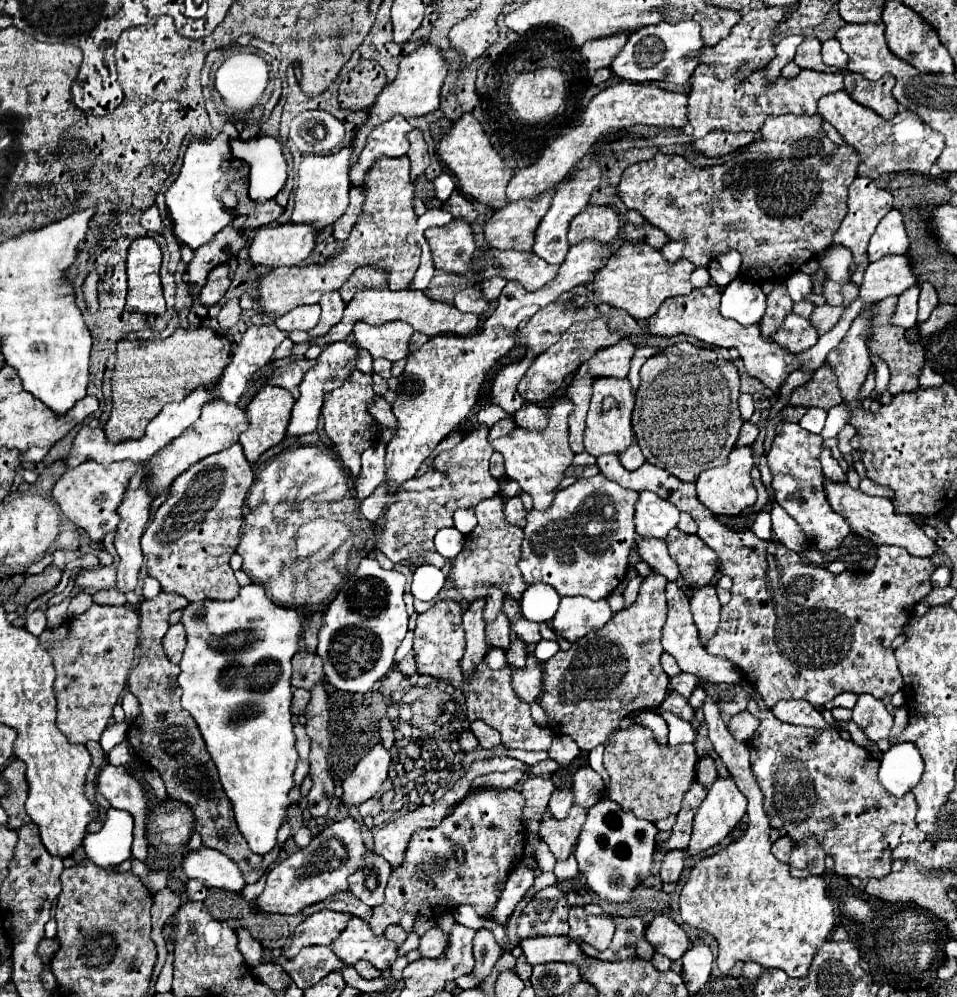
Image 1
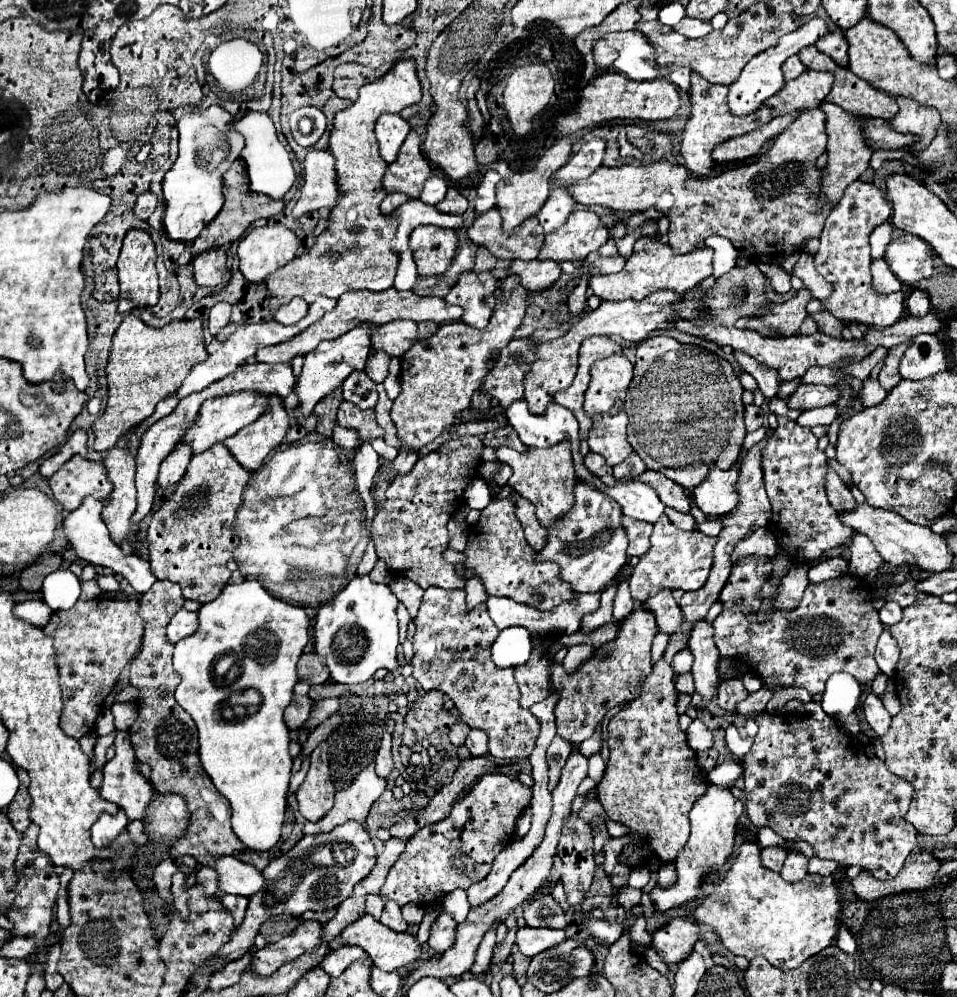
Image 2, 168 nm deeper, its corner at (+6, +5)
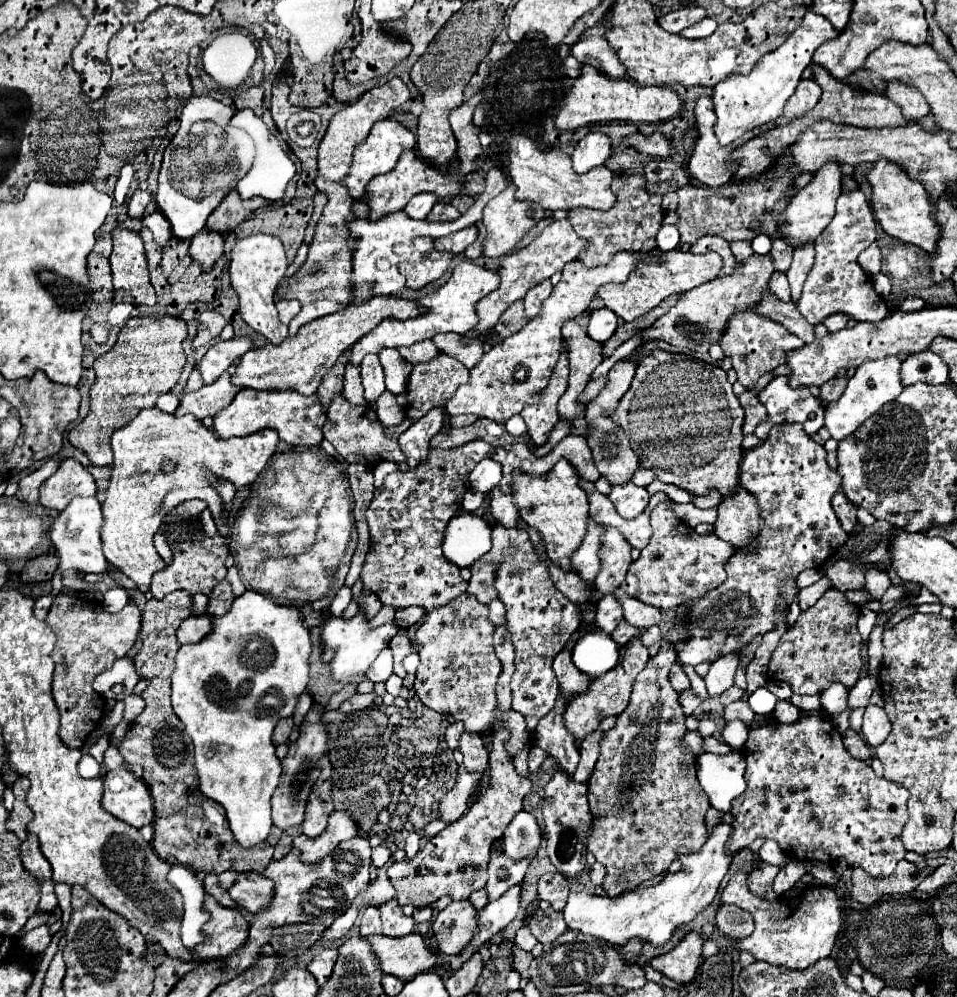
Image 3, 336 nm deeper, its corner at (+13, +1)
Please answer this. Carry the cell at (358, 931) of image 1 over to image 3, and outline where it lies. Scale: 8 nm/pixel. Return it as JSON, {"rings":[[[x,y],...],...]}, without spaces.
{"rings":[[[419,933],[397,939],[387,935],[375,935],[365,939],[381,961],[383,973],[395,975],[401,981],[409,981],[435,965],[435,953],[427,949],[427,943]]]}

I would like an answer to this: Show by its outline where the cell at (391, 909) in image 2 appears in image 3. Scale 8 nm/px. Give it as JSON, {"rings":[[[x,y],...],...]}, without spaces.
{"rings":[[[395,899],[387,901],[381,909],[381,921],[383,921],[383,933],[389,937],[405,937],[415,931],[413,917],[405,917],[399,903]]]}

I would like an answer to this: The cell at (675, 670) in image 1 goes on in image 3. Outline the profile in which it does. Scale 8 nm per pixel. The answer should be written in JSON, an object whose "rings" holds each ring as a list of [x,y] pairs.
{"rings":[[[649,627],[649,629],[645,629],[643,631],[643,635],[641,635],[641,639],[645,641],[645,645],[649,647],[649,653],[651,653],[651,657],[659,651],[659,645],[661,645],[661,631],[659,631],[659,627]]]}

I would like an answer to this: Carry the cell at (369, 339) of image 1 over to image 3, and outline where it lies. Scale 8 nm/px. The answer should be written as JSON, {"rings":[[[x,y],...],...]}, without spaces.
{"rings":[[[427,339],[427,341],[417,341],[415,345],[409,347],[399,347],[399,353],[405,361],[417,363],[417,361],[431,361],[439,353],[439,349],[435,349],[435,343]]]}

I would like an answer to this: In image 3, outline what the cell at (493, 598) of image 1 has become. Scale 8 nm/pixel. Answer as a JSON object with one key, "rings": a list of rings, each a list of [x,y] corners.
{"rings":[[[463,593],[449,605],[425,611],[423,623],[415,633],[415,647],[419,649],[421,665],[413,687],[423,705],[437,713],[451,715],[455,721],[463,721],[469,733],[495,731],[495,721],[499,719],[499,725],[509,729],[505,749],[511,757],[531,743],[525,717],[513,709],[499,713],[497,707],[495,685],[501,673],[501,661],[493,649],[493,627],[487,619],[487,605],[469,603],[469,593]]]}

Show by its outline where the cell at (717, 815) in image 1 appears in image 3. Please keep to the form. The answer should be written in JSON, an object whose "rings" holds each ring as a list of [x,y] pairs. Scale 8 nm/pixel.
{"rings":[[[719,821],[717,825],[713,825],[707,841],[697,853],[679,855],[679,861],[683,865],[681,871],[665,875],[661,883],[651,885],[643,891],[627,891],[615,899],[607,895],[597,897],[589,893],[571,893],[563,909],[567,927],[597,939],[605,939],[613,945],[625,945],[631,937],[639,937],[643,941],[651,941],[655,947],[661,947],[671,939],[675,927],[695,919],[695,915],[713,901],[719,883],[731,865],[731,855],[725,849],[731,833],[733,825]]]}

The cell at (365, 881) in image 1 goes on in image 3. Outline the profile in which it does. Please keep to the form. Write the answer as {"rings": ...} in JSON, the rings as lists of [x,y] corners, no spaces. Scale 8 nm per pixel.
{"rings":[[[367,907],[363,911],[359,933],[361,935],[379,935],[381,933],[381,919],[379,919],[379,909],[377,907]]]}

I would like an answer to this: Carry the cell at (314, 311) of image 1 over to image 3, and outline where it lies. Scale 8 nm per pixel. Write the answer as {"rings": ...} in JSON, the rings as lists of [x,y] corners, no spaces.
{"rings":[[[283,299],[283,301],[277,301],[277,311],[279,311],[279,321],[281,323],[289,323],[297,313],[299,313],[299,309],[301,309],[301,305],[299,305],[299,301],[295,301],[295,299]]]}

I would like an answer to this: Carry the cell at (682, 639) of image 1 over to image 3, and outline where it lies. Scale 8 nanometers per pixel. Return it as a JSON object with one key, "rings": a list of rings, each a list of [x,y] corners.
{"rings":[[[617,589],[613,595],[621,601],[623,611],[625,611],[623,615],[625,615],[625,621],[627,621],[629,625],[635,625],[635,627],[639,627],[639,629],[647,629],[647,627],[659,625],[659,623],[663,621],[663,611],[661,611],[661,609],[655,609],[655,607],[651,607],[651,605],[643,605],[641,601],[629,597],[629,595],[623,593],[621,589]]]}

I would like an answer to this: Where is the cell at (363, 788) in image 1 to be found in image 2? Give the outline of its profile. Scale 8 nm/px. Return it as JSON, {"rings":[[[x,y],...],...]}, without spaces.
{"rings":[[[370,763],[366,769],[360,771],[360,775],[354,779],[354,783],[348,789],[336,793],[334,807],[326,817],[322,817],[322,821],[304,825],[304,833],[306,835],[328,833],[336,825],[342,825],[348,819],[364,823],[370,813],[370,807],[378,801],[384,789],[386,789],[386,781],[376,775],[374,763]]]}

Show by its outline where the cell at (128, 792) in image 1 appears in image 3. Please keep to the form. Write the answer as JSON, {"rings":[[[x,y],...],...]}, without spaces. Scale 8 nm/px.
{"rings":[[[119,767],[109,771],[103,777],[103,783],[105,783],[101,799],[103,809],[107,809],[111,815],[133,827],[153,823],[155,819],[153,799],[143,779],[137,779],[131,771]]]}

